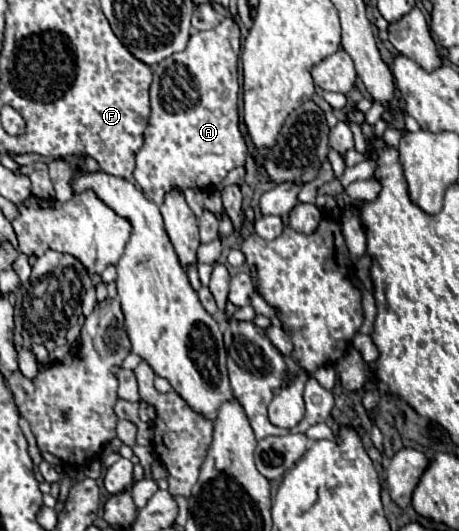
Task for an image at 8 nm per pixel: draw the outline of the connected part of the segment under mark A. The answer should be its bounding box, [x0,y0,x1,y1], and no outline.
[133,17,247,205]

